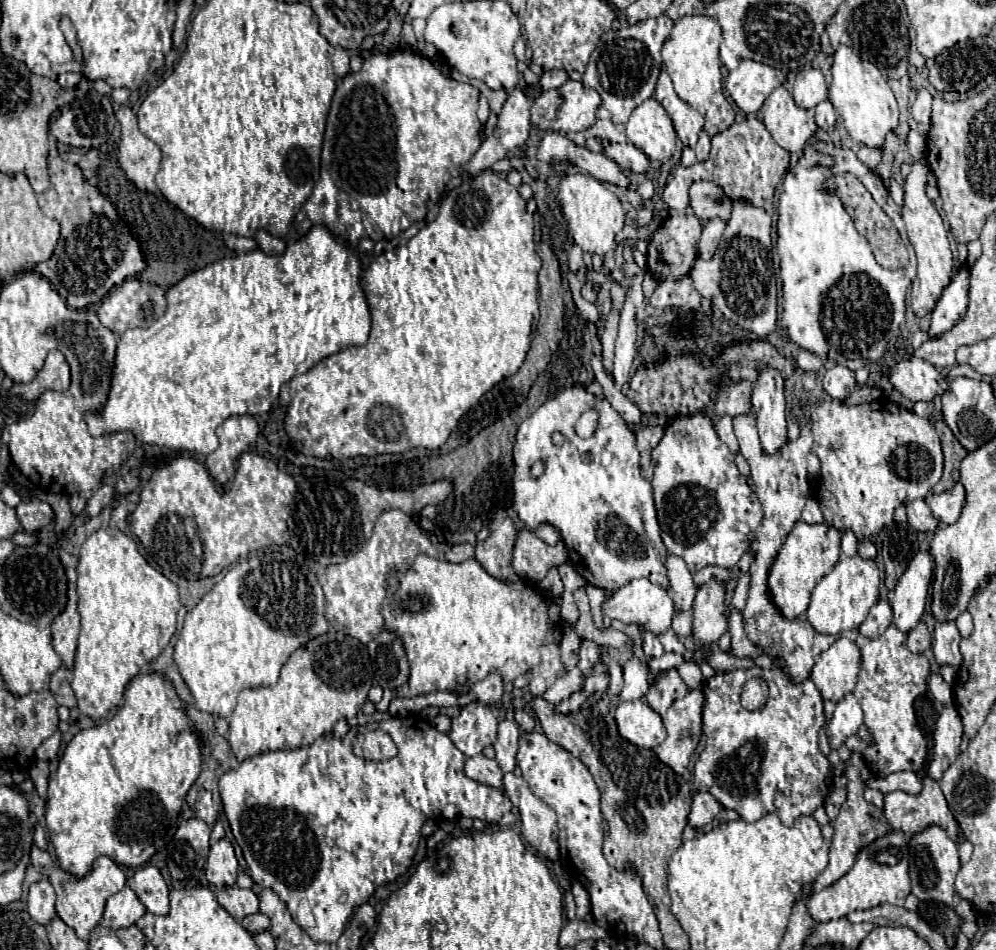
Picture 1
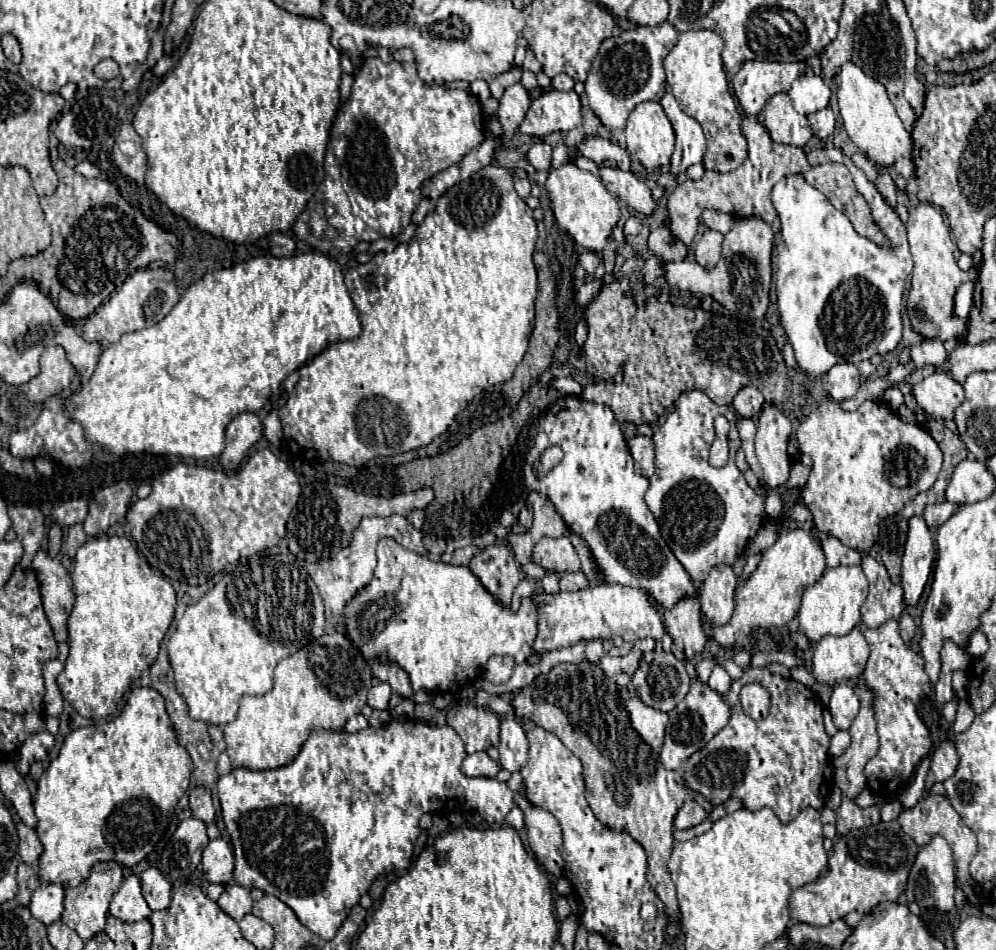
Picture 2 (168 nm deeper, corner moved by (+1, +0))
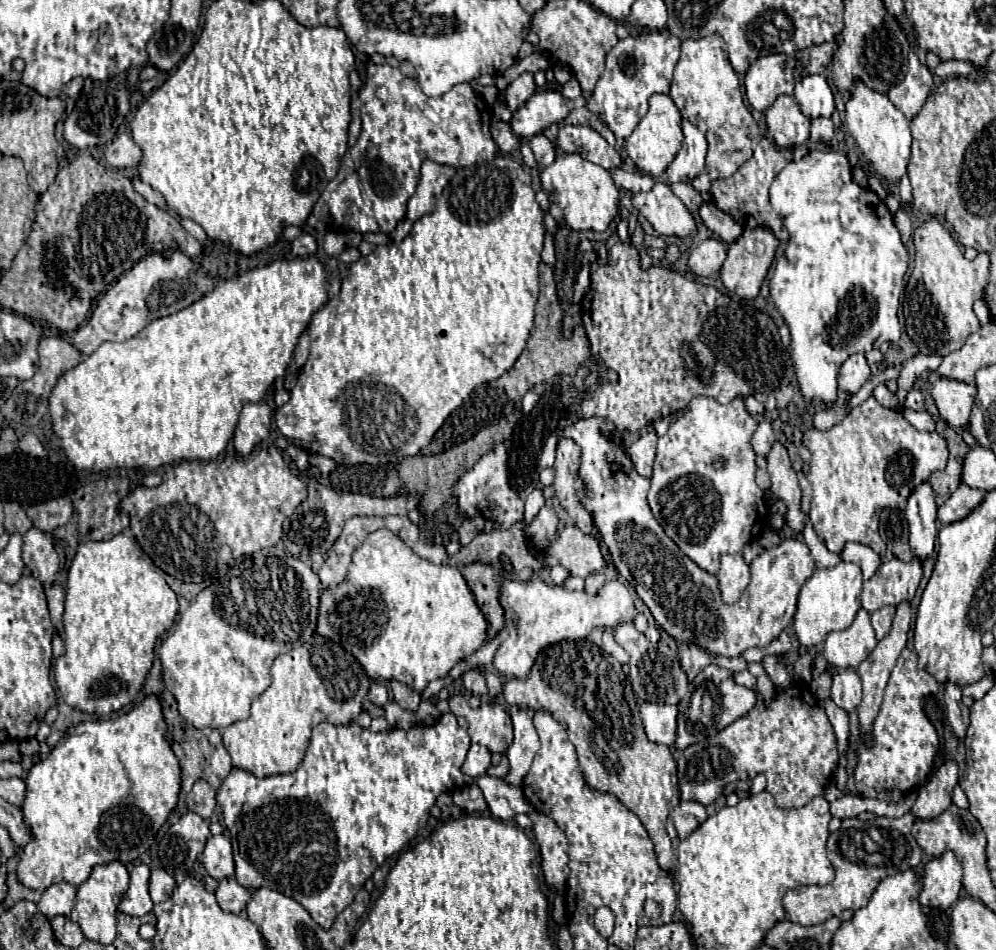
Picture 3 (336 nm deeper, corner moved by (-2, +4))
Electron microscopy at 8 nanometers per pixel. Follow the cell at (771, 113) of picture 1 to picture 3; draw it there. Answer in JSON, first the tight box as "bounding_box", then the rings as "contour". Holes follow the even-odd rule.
{"bounding_box":[765,96,809,148],"contour":[[[779,96],[765,112],[767,130],[779,148],[809,140],[809,118],[799,110],[793,96]]]}

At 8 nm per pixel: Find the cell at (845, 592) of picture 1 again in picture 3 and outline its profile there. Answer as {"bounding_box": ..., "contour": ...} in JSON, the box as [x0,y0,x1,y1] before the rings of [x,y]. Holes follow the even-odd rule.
{"bounding_box":[793,562,863,648],"contour":[[[839,562],[833,568],[815,570],[813,576],[803,584],[797,600],[797,612],[793,622],[797,640],[803,646],[813,648],[821,644],[829,632],[849,628],[851,622],[855,620],[857,610],[861,608],[861,602],[859,602],[861,590],[863,590],[863,574],[861,574],[861,568],[853,562]]]}

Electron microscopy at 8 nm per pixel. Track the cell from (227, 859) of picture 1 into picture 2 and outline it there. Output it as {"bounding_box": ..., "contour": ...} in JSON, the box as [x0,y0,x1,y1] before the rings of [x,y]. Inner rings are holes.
{"bounding_box":[202,838,234,884],"contour":[[[222,838],[210,840],[210,844],[202,852],[202,870],[208,882],[228,884],[232,880],[234,852],[226,840]]]}

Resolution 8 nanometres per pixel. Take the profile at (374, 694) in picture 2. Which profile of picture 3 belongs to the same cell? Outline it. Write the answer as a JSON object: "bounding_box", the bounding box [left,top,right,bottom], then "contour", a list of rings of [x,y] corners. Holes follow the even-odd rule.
{"bounding_box":[369,682,389,706],"contour":[[[371,682],[371,688],[369,688],[369,700],[371,700],[375,706],[385,706],[387,700],[389,700],[387,686],[385,686],[383,682]]]}

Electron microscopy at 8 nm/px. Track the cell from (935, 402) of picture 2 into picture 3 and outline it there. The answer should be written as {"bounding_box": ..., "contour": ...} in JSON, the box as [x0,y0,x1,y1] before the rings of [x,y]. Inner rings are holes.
{"bounding_box":[931,376,977,428],"contour":[[[939,376],[931,382],[931,396],[935,400],[935,406],[945,418],[945,422],[953,428],[965,428],[969,424],[971,406],[977,396],[975,384],[949,380],[945,376]]]}

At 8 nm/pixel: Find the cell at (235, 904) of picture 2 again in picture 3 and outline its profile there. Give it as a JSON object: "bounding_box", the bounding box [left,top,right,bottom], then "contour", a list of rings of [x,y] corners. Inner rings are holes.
{"bounding_box":[215,878,251,914],"contour":[[[235,878],[219,880],[219,888],[217,888],[215,896],[217,896],[219,906],[225,912],[231,912],[231,914],[239,914],[249,904],[249,900],[251,900],[249,890],[239,886]]]}

